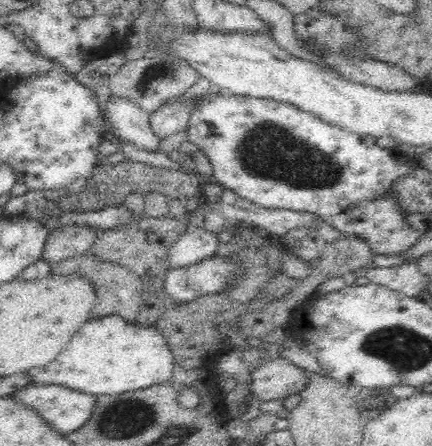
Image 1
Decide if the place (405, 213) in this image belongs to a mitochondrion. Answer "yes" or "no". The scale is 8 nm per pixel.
no

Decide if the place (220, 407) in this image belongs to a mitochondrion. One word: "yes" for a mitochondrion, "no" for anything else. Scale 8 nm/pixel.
no

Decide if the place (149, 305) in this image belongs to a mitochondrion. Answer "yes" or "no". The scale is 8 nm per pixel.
no

